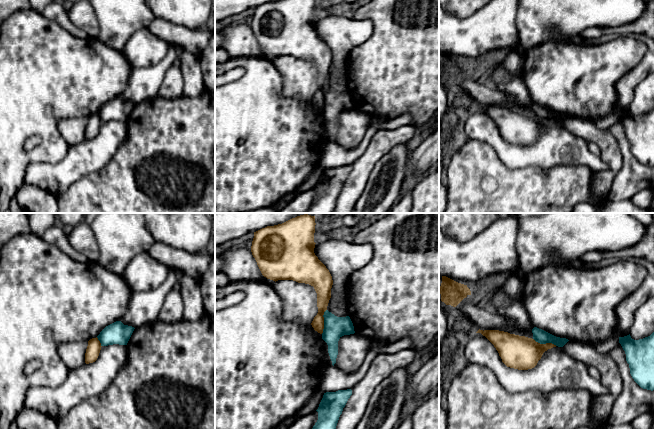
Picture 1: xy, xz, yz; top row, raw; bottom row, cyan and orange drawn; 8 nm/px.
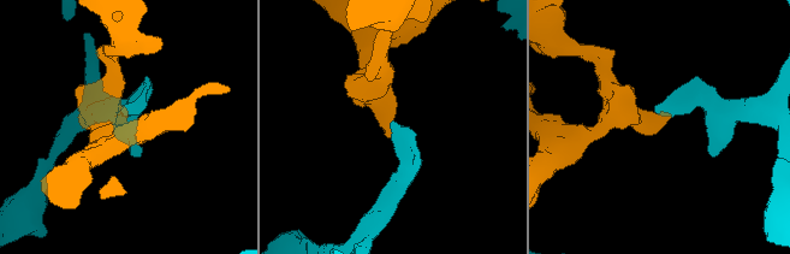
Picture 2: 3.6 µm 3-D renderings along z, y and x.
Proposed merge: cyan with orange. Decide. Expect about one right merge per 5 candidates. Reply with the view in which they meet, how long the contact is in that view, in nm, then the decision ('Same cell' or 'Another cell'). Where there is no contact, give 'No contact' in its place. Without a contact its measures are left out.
Touches cyan in xz. Shared border 200 nm. Another cell

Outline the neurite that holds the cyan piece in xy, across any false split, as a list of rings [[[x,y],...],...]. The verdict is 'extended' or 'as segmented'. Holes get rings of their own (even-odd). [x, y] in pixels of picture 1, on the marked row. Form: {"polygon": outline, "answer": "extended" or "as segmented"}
{"polygon": [[[116,321],[106,326],[97,336],[101,346],[108,346],[113,344],[127,345],[134,327],[124,325],[121,321]]], "answer": "as segmented"}

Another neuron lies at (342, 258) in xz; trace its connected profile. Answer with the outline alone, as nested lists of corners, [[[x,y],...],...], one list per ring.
[[[327,240],[316,243],[314,253],[329,270],[333,280],[327,310],[337,317],[348,316],[348,311],[338,305],[340,293],[351,275],[372,260],[373,247],[370,244]]]

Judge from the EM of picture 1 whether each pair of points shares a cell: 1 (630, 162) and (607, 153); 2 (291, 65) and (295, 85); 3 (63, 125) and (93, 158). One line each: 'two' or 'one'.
1: two
2: one
3: two

